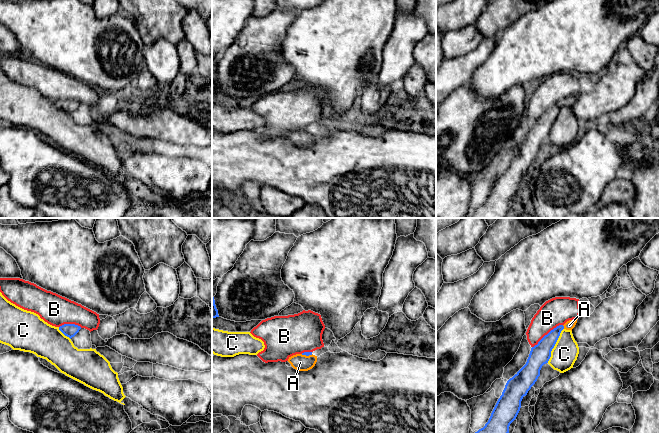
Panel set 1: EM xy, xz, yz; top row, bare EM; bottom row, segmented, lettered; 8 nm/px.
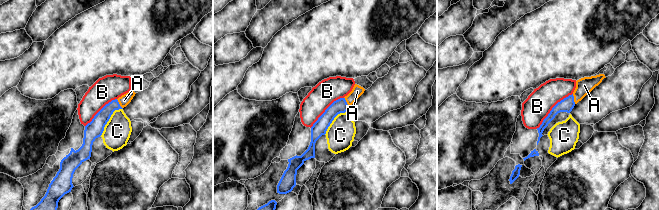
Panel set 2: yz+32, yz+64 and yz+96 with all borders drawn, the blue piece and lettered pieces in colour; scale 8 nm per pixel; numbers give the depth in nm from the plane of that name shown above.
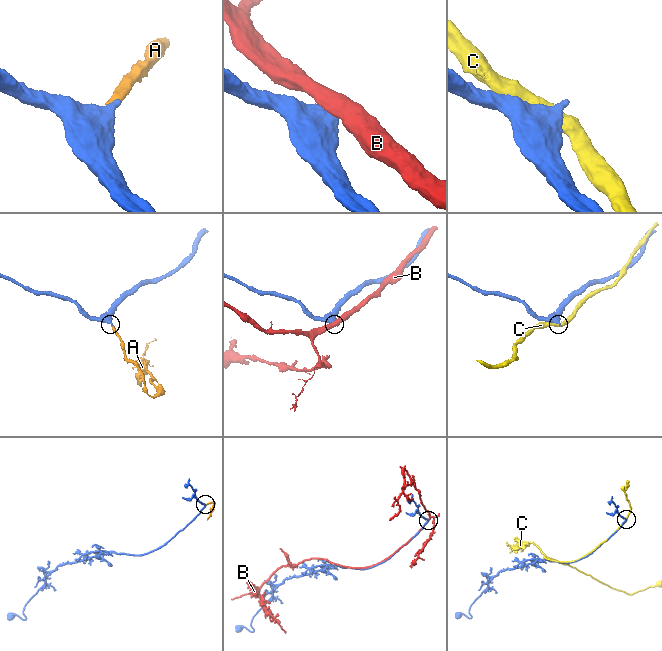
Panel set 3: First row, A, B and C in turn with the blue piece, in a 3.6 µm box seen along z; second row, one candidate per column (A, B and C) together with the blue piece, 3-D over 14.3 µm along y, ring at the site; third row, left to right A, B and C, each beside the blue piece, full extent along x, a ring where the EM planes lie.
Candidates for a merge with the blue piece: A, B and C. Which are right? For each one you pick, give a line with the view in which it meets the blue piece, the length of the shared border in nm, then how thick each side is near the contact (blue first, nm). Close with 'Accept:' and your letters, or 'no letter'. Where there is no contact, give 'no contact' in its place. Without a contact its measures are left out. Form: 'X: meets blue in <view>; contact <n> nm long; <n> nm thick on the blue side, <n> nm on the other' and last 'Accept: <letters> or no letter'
A: meets blue in yz; contact 40 nm long; 140 nm thick on the blue side, 80 nm on the other
Accept: A

